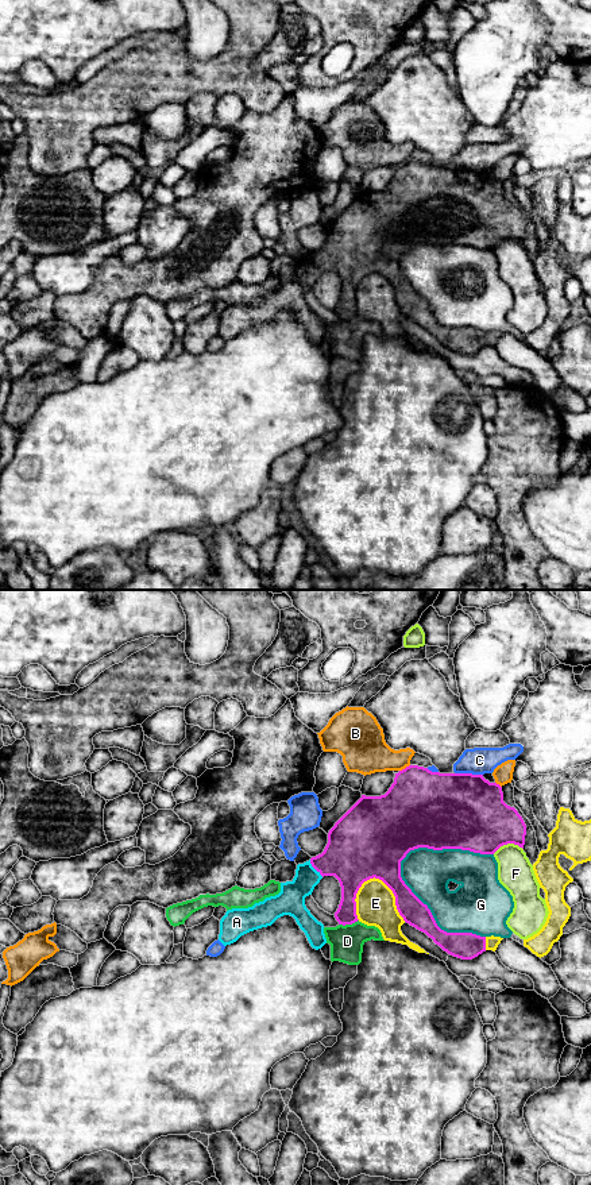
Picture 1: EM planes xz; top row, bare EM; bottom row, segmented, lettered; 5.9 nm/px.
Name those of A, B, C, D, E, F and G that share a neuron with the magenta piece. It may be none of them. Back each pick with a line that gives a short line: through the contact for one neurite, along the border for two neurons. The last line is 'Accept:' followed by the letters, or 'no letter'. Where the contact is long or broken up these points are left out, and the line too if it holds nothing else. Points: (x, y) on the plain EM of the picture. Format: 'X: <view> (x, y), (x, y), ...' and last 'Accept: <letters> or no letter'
A: xz (354, 249), (315, 263), (292, 290), (290, 296)
Accept: A

